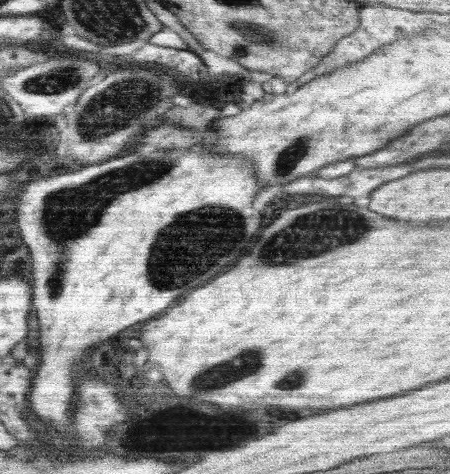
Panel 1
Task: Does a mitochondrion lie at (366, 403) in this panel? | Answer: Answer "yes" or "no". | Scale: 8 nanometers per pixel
no

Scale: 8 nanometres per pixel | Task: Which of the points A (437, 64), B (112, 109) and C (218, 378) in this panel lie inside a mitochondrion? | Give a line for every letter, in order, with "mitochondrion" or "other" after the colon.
A: other
B: mitochondrion
C: mitochondrion

